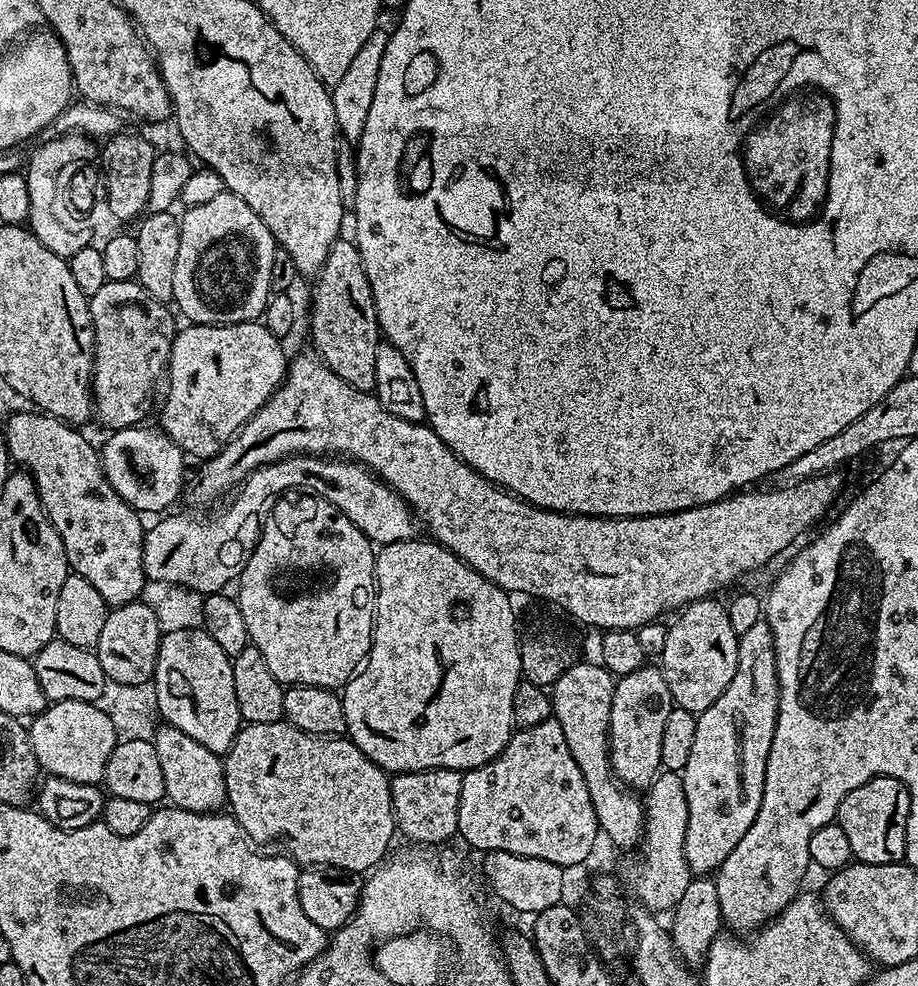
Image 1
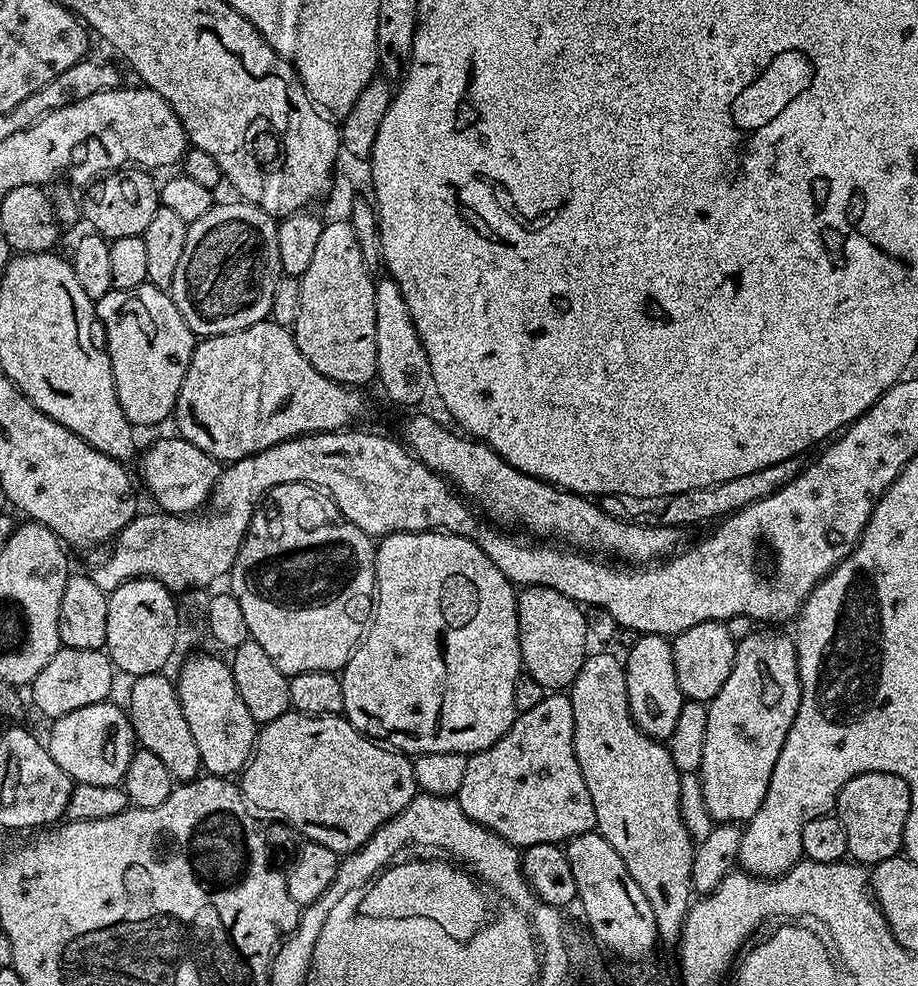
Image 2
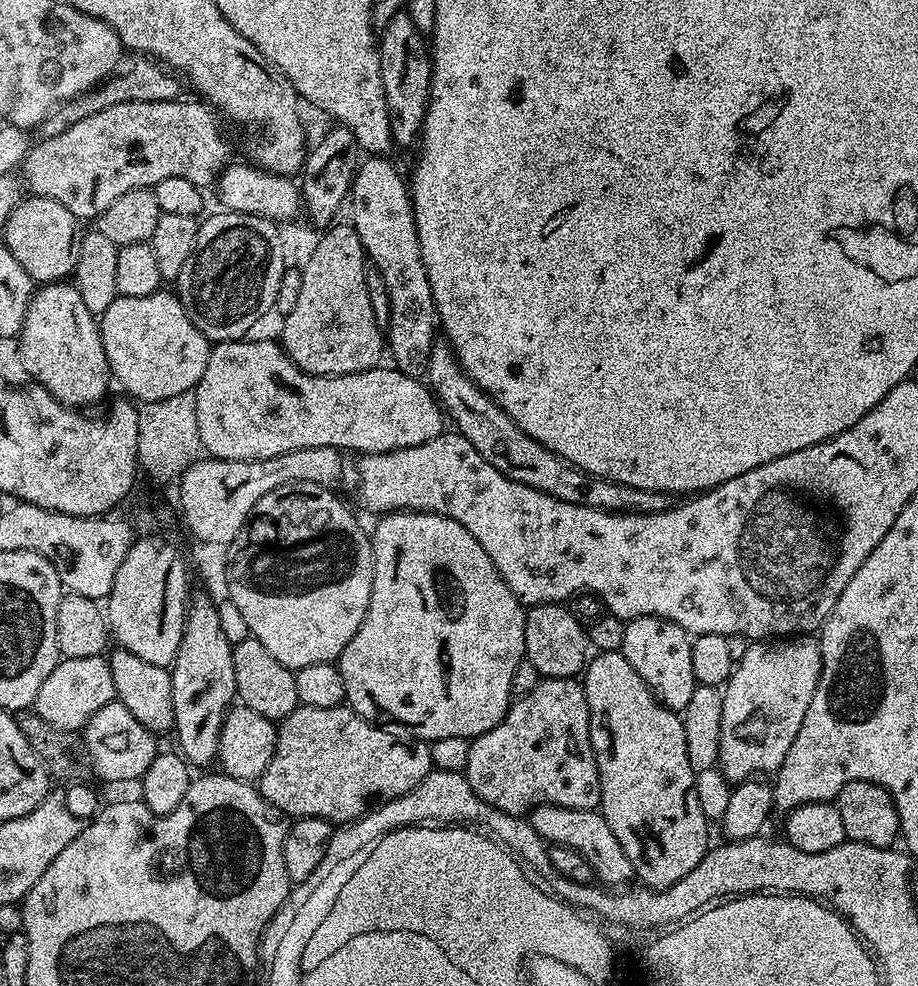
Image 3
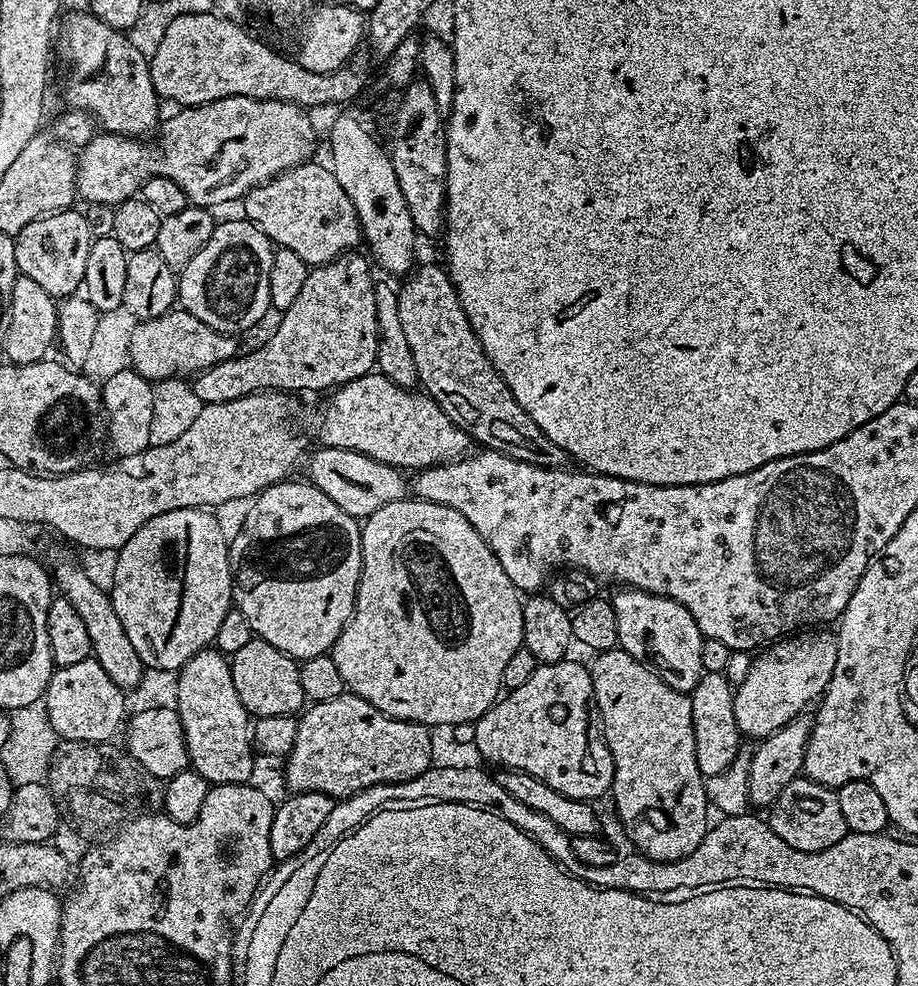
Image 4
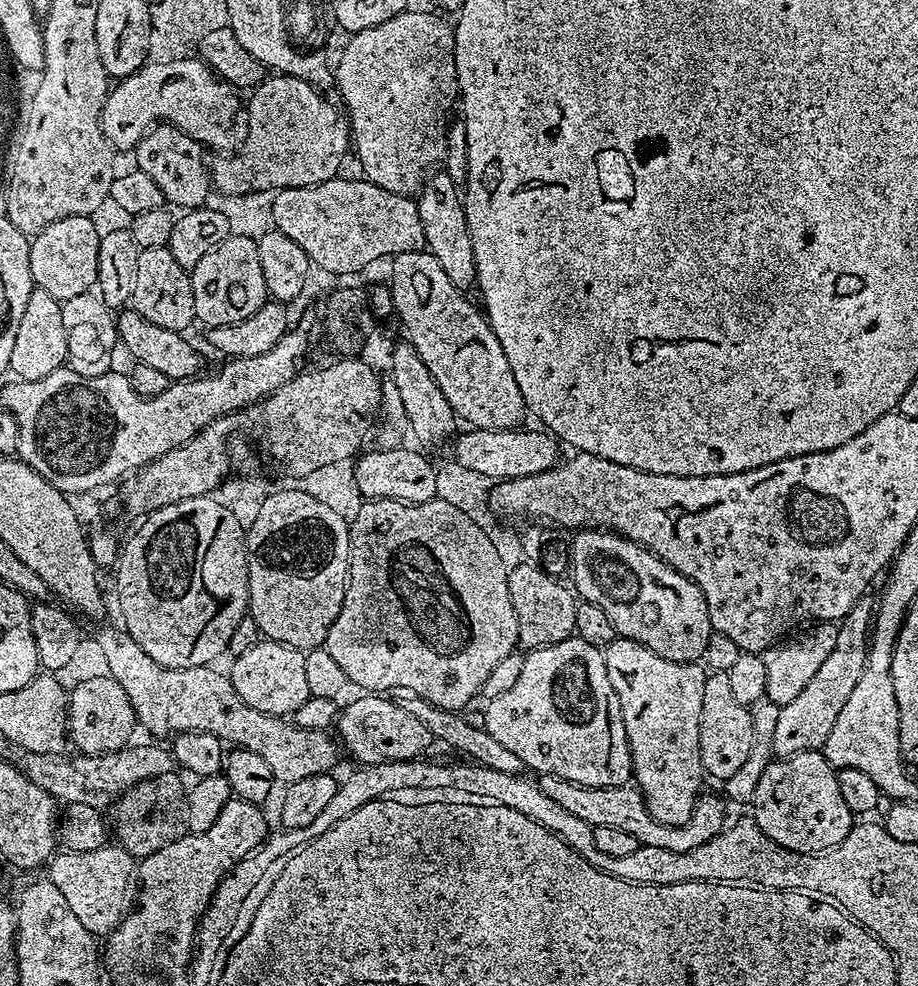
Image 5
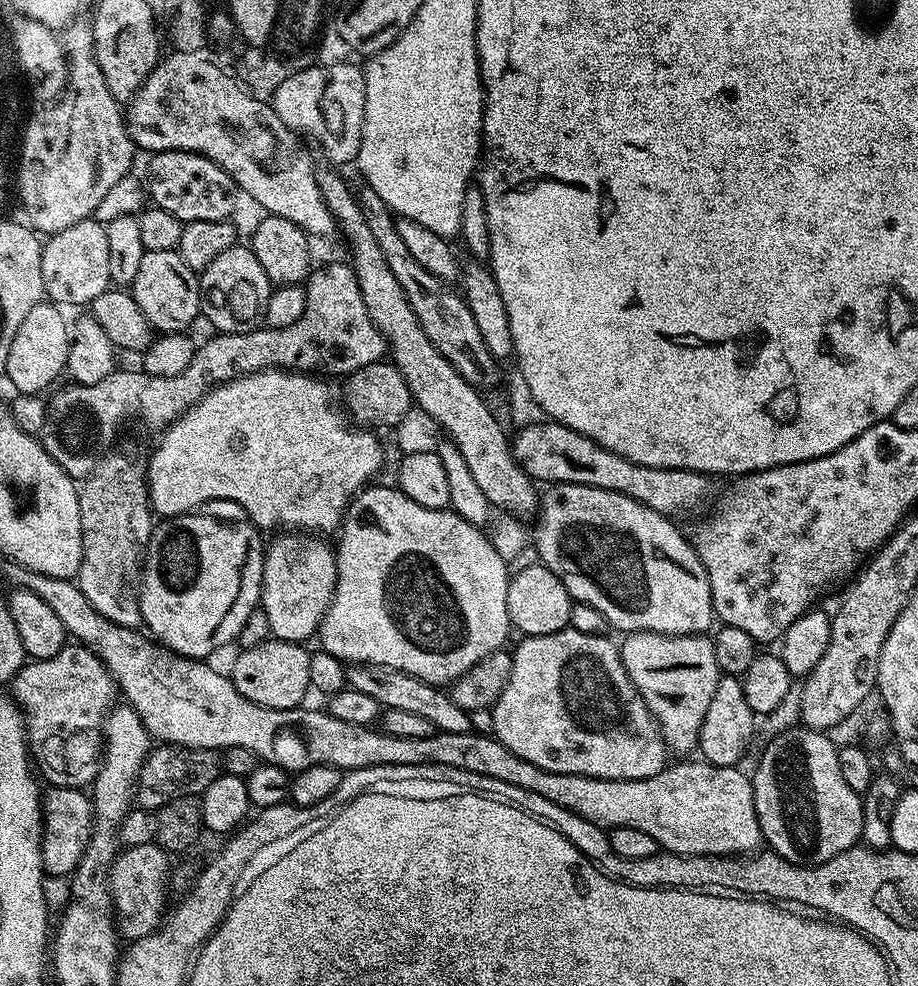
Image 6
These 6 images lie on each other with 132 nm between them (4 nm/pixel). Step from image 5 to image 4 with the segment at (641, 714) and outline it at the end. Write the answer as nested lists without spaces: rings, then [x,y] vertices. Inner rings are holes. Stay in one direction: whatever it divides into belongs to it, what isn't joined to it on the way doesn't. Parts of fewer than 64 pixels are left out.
[[[619,646],[612,648],[609,652],[599,653],[593,660],[596,661],[590,664],[590,671],[592,674],[594,708],[598,713],[600,731],[604,733],[604,741],[614,758],[614,778],[612,779],[610,800],[616,803],[616,812],[620,815],[621,822],[624,823],[624,832],[632,839],[632,844],[636,847],[633,849],[639,855],[649,856],[651,860],[657,860],[658,862],[674,862],[686,858],[690,854],[694,854],[694,850],[698,850],[698,842],[702,842],[702,838],[710,827],[710,819],[708,820],[710,805],[708,795],[704,789],[706,777],[698,770],[698,758],[694,758],[694,722],[692,721],[691,695],[666,686],[666,682],[662,682],[662,678],[658,678],[656,672],[652,671],[651,668],[647,668],[642,662],[638,662],[630,654],[626,654],[623,648]]]

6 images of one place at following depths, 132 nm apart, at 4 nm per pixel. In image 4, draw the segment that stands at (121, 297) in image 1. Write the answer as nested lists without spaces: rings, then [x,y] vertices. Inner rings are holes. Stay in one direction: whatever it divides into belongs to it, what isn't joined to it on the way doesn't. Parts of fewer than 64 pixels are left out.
[[[176,306],[158,318],[137,323],[130,338],[130,364],[138,374],[153,382],[176,377],[191,378],[197,372],[204,372],[210,366],[237,355],[236,340],[235,335],[214,330],[214,326],[206,326],[206,322]]]

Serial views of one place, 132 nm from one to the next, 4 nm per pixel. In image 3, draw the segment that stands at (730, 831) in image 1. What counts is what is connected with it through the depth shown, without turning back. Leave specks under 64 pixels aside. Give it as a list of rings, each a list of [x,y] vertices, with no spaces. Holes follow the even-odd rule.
[[[811,635],[749,643],[746,655],[733,667],[732,675],[722,688],[722,742],[718,767],[729,782],[760,778],[780,769],[786,754],[790,754],[790,746],[794,746],[794,738],[798,738],[798,730],[802,730],[802,718],[806,718],[806,710],[810,710],[810,698],[816,693],[821,670],[820,642]]]

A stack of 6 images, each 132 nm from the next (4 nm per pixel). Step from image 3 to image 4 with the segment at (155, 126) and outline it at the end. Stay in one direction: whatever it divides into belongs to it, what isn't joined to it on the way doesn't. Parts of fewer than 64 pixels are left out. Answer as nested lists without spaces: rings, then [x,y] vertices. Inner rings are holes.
[[[245,96],[222,98],[209,104],[200,104],[197,108],[181,107],[166,120],[158,128],[160,148],[151,144],[148,138],[133,138],[106,131],[93,135],[91,142],[78,152],[76,191],[79,199],[89,200],[92,204],[115,206],[124,200],[133,199],[150,178],[165,176],[182,186],[188,195],[189,205],[216,210],[219,204],[239,201],[250,189],[303,164],[312,156],[312,147],[318,137],[309,113],[303,107],[282,100],[259,100]]]

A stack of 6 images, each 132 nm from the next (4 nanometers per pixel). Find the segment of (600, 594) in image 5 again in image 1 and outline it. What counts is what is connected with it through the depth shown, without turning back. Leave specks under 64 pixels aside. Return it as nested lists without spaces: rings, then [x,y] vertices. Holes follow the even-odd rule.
[[[645,666],[616,680],[614,702],[610,702],[608,757],[612,773],[629,790],[647,790],[661,771],[662,730],[674,707],[670,686],[656,666]]]

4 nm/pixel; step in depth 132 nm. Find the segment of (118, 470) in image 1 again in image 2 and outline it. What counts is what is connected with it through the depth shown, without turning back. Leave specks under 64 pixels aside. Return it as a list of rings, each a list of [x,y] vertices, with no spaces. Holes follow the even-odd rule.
[[[172,434],[169,440],[157,439],[143,449],[144,484],[156,499],[155,507],[168,514],[192,514],[207,505],[216,479],[220,477],[221,465],[212,456],[207,456],[189,440]]]

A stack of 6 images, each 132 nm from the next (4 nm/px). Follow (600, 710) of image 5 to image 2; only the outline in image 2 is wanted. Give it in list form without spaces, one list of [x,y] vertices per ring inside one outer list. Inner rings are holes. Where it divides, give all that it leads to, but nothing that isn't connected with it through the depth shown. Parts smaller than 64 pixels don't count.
[[[545,695],[538,706],[519,713],[508,733],[494,742],[494,746],[473,752],[467,759],[461,788],[454,799],[470,819],[506,838],[517,848],[523,850],[535,844],[563,845],[595,829],[594,802],[590,802],[590,790],[586,790],[586,782],[582,782],[578,758],[574,758],[574,710],[567,695]]]

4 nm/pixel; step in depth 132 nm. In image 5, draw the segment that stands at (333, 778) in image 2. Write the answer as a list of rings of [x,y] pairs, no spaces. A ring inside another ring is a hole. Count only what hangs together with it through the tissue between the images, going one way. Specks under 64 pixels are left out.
[[[360,694],[357,700],[352,700],[348,705],[339,709],[334,725],[335,735],[342,745],[343,751],[348,752],[360,766],[370,764],[392,764],[395,760],[419,760],[425,754],[424,751],[434,744],[430,730],[426,730],[426,725],[419,718],[414,718],[407,710],[402,710],[402,706],[395,699],[384,694]]]

